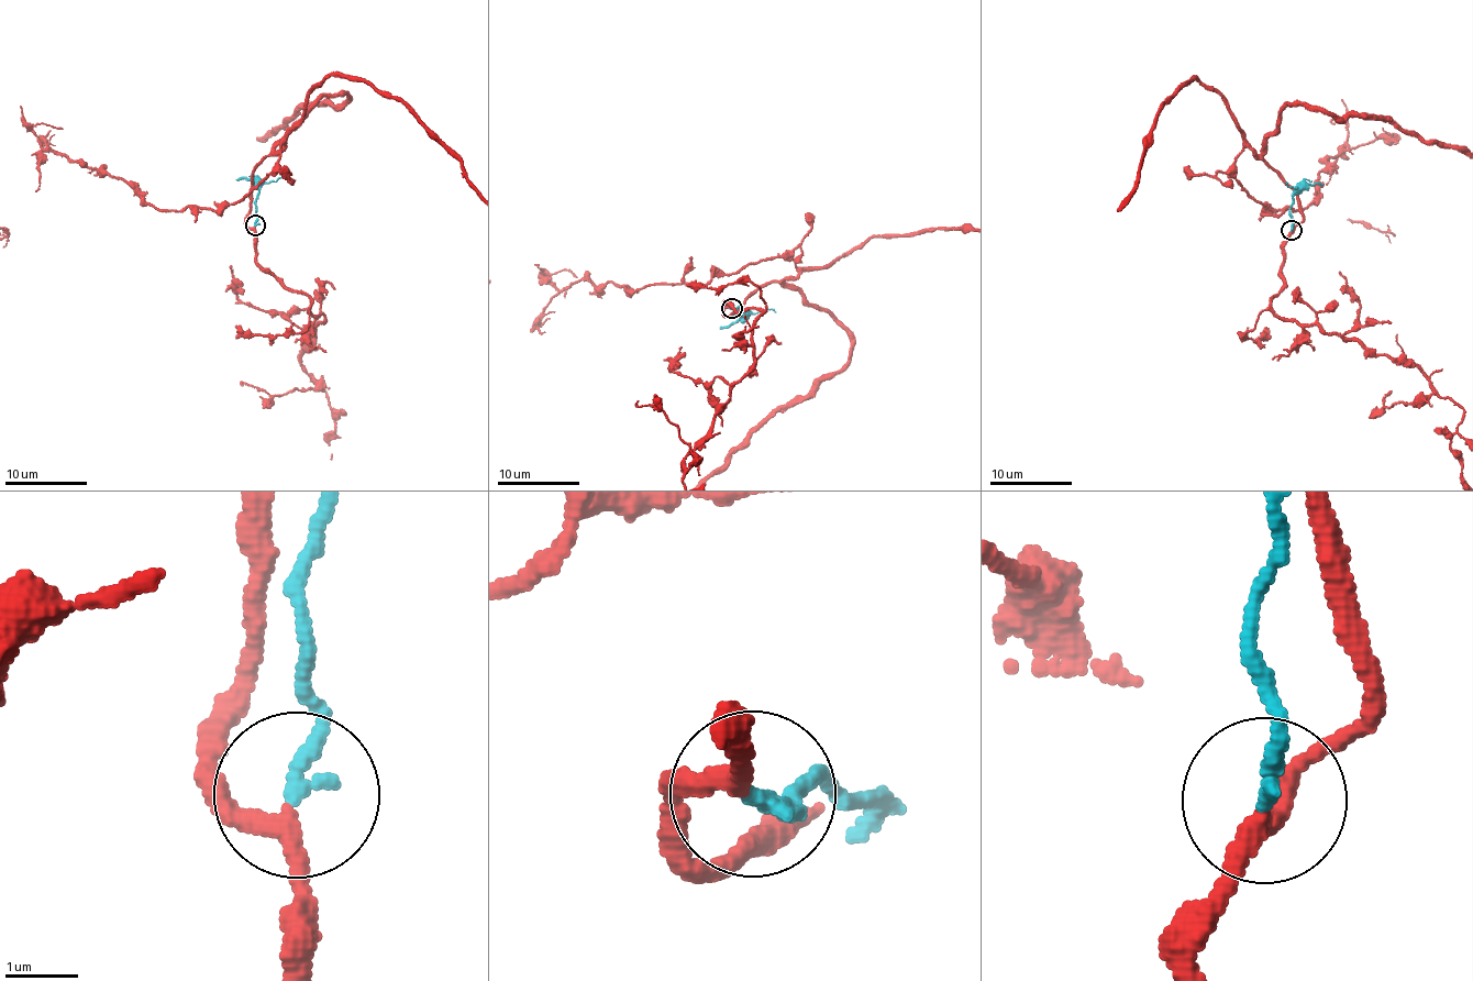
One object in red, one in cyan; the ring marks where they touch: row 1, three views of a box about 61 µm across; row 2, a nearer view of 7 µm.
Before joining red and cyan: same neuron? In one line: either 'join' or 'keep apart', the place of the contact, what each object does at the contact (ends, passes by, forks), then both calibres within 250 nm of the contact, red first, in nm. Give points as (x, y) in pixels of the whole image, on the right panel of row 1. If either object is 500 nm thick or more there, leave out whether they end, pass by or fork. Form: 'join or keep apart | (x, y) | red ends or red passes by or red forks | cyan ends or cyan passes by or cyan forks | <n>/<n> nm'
join | (1292, 230) | red passes by | cyan ends | 260/240 nm

